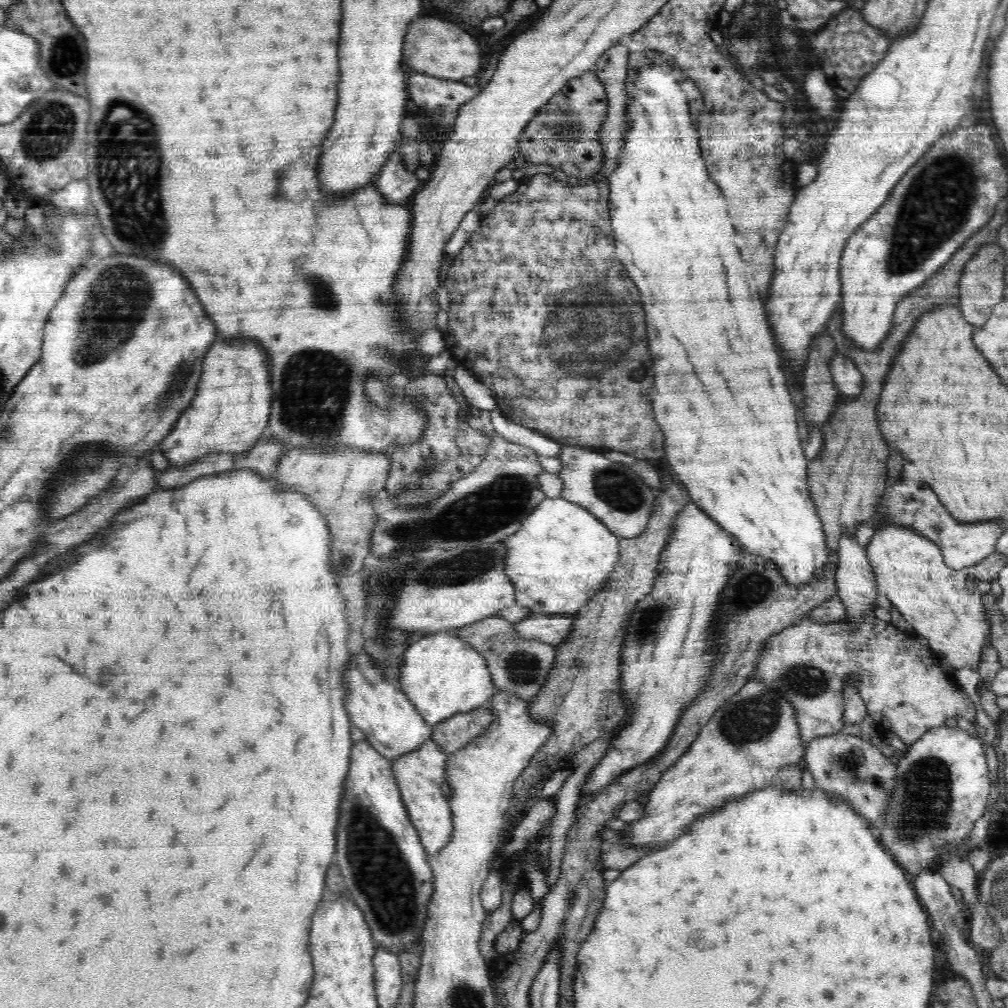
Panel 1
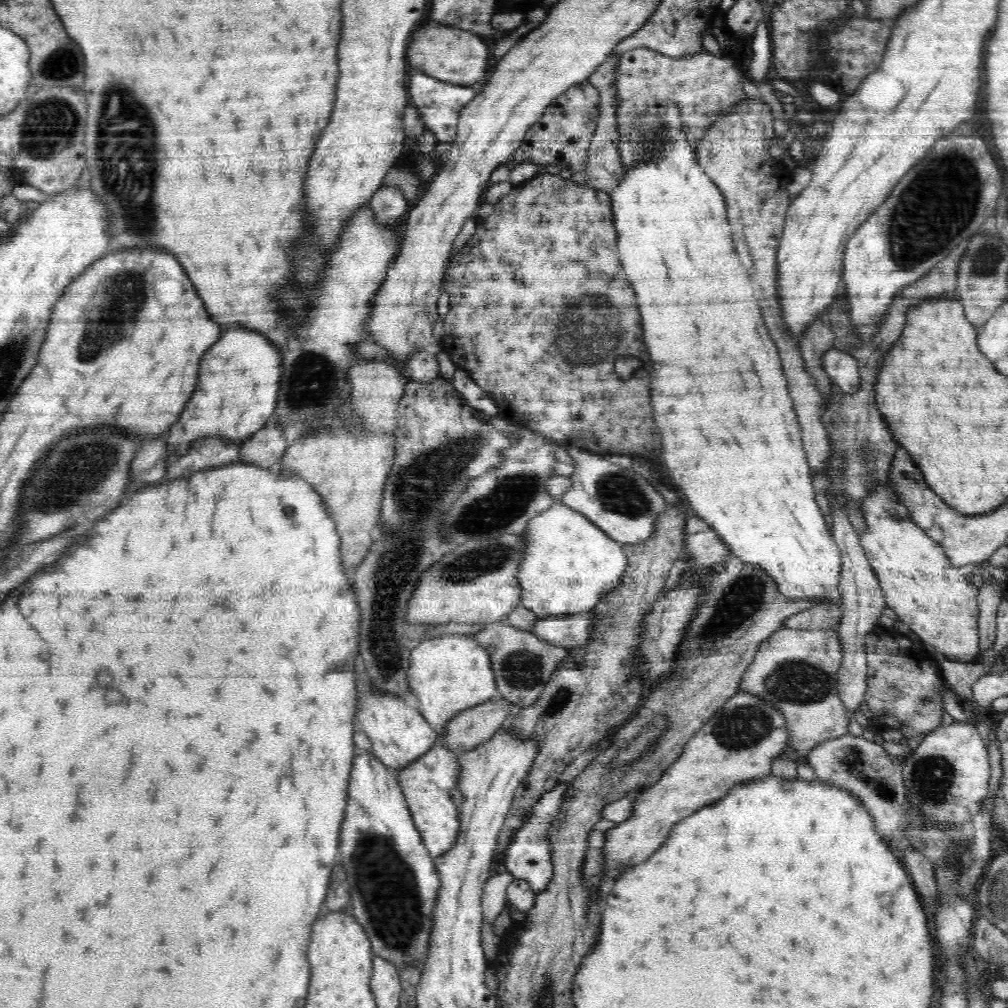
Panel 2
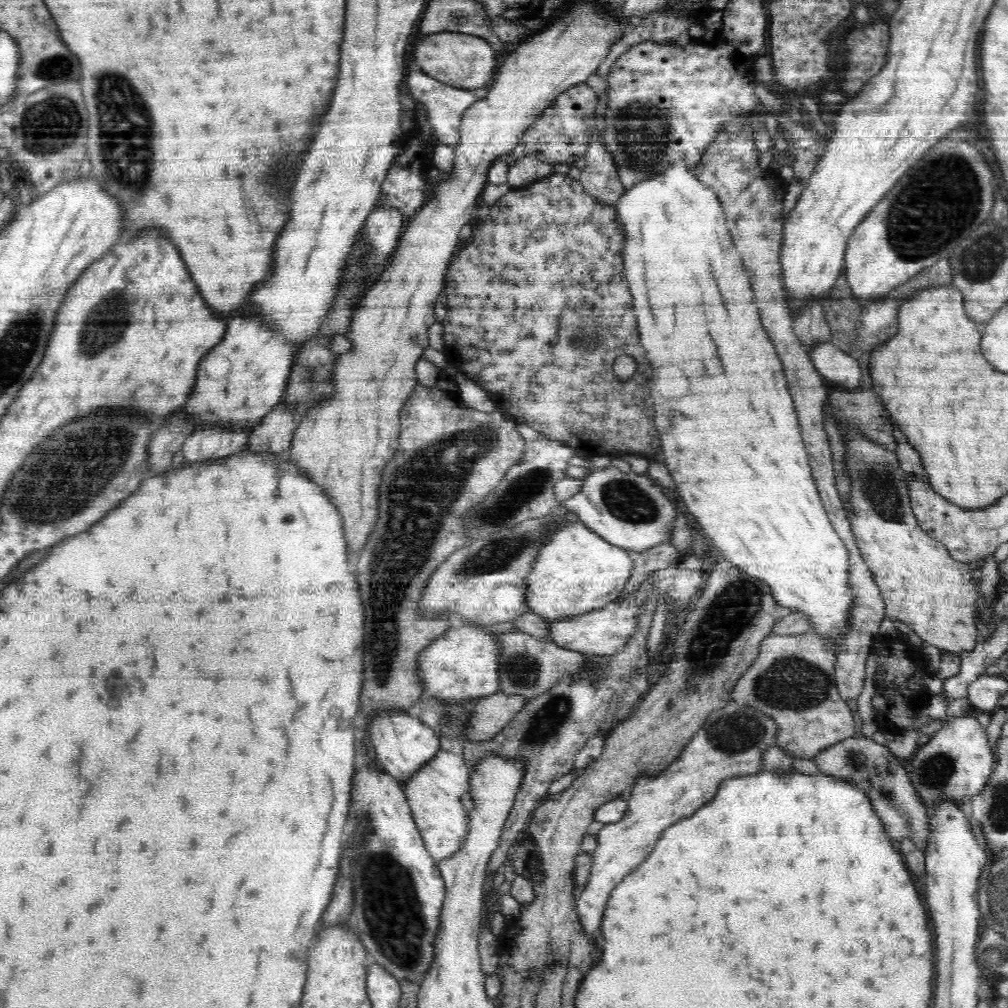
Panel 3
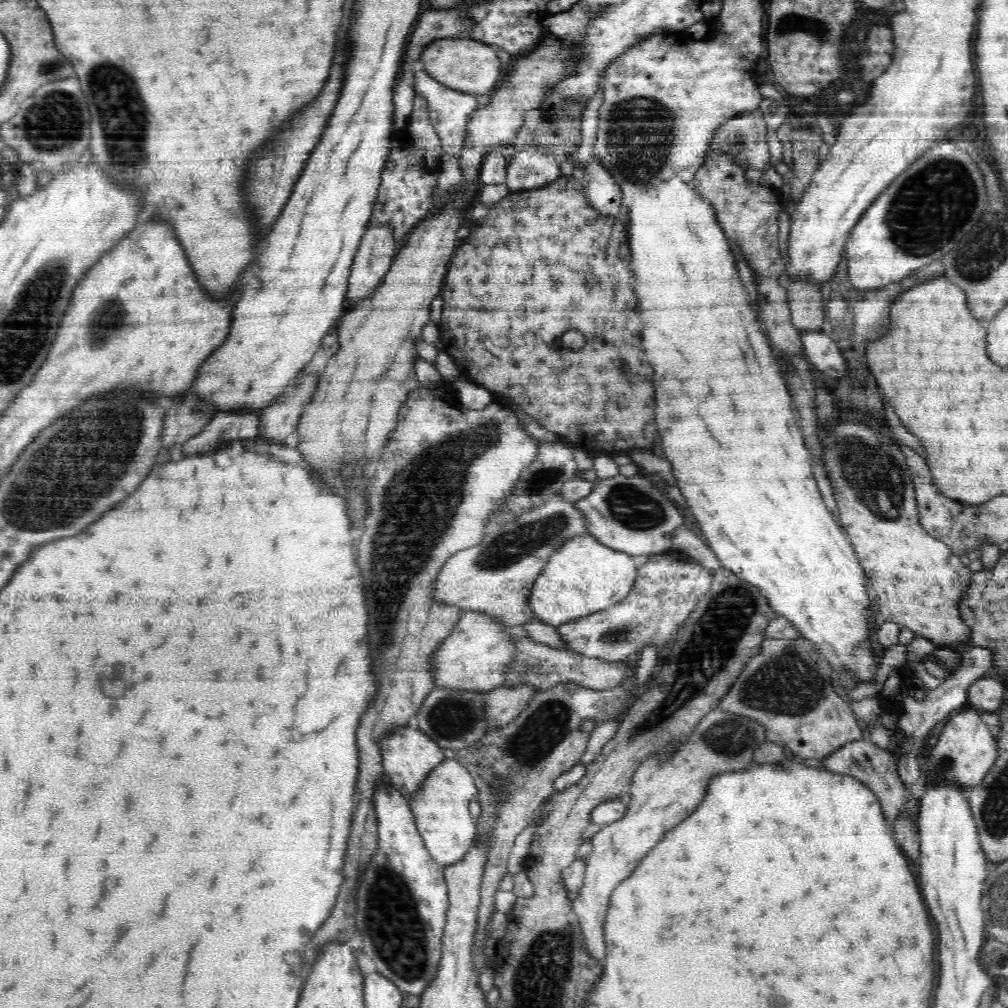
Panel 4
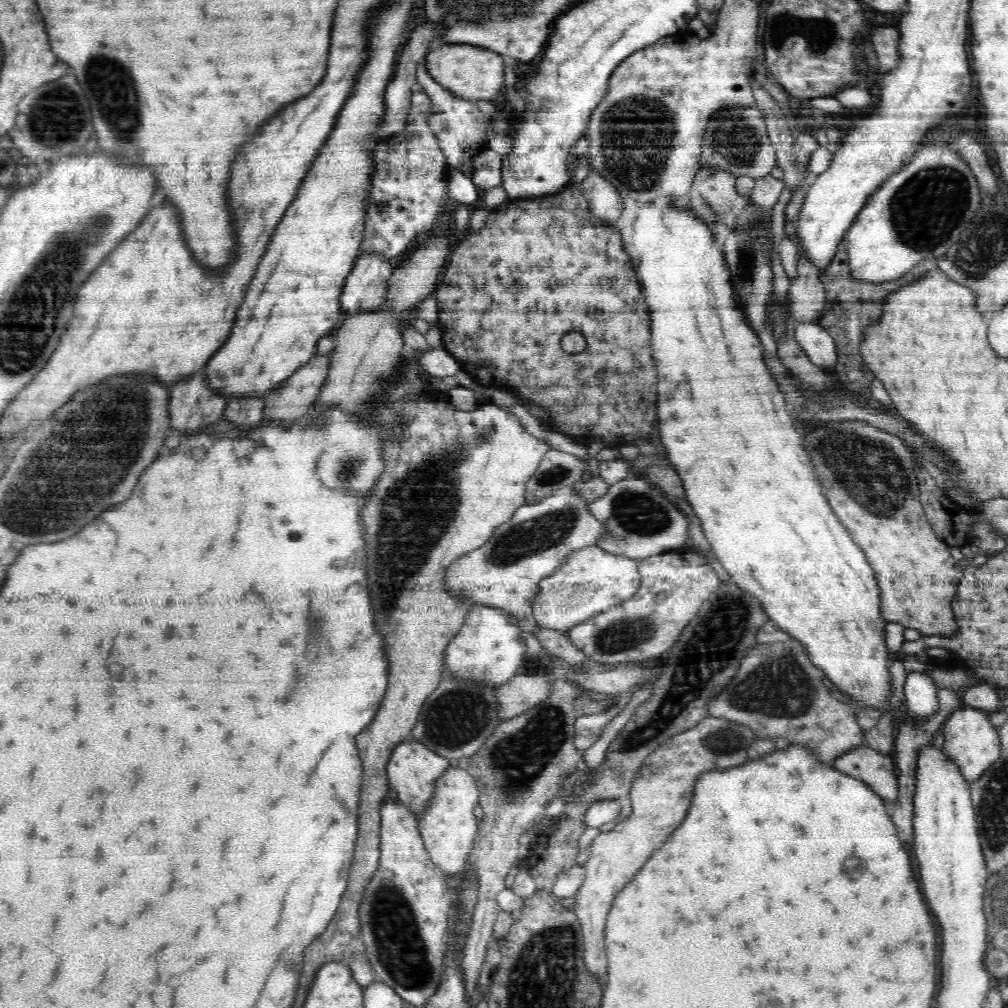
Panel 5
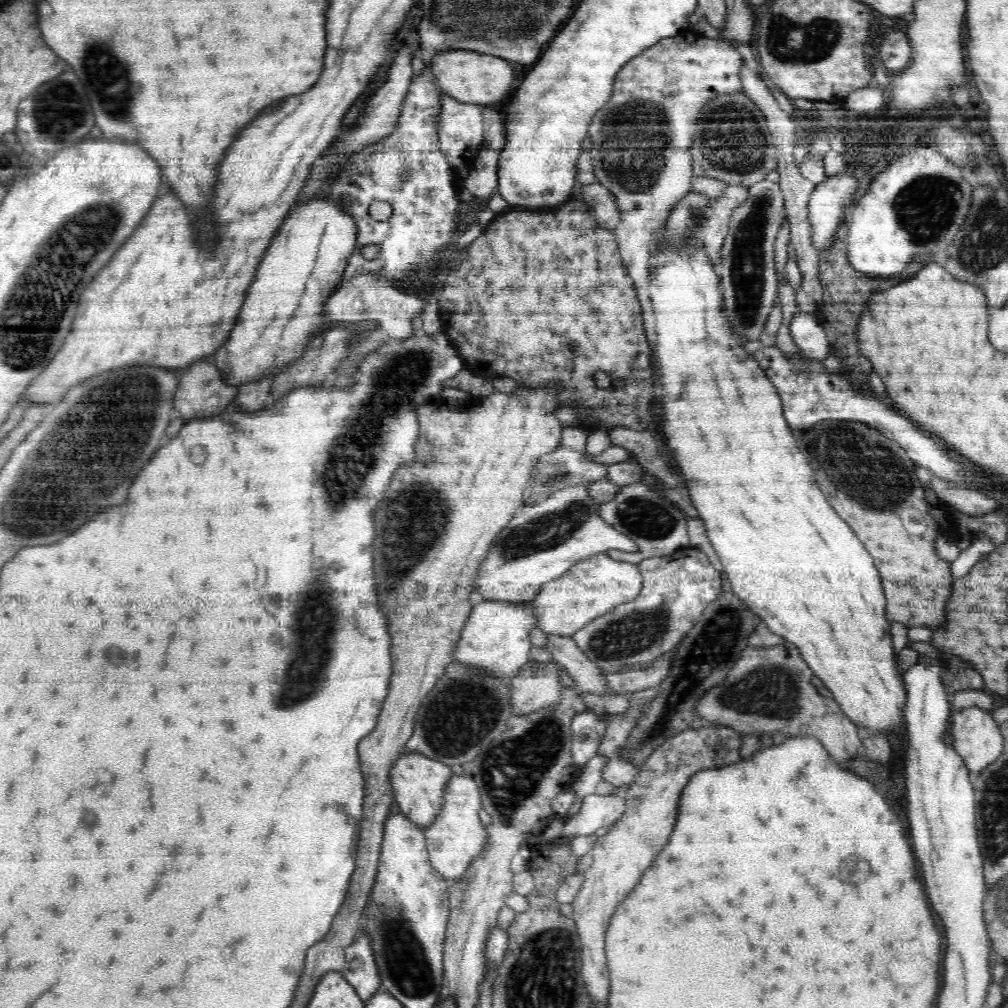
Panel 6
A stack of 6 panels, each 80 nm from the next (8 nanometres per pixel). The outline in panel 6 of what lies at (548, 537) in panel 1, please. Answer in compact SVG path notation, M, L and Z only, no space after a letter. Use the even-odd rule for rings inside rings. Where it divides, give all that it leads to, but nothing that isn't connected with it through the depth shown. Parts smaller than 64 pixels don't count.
M600 552L586 560L580 560L561 578L544 583L536 599L531 602L532 610L541 631L547 635L572 637L597 616L637 598L642 587L643 579L637 565L612 560L607 553Z

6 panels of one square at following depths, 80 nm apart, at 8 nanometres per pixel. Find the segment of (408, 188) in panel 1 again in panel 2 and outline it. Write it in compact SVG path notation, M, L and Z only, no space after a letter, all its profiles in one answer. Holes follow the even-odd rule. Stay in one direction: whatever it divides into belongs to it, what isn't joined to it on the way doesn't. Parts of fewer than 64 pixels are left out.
M382 184L372 196L369 207L376 217L376 225L394 227L405 216L408 202L399 188L388 188Z

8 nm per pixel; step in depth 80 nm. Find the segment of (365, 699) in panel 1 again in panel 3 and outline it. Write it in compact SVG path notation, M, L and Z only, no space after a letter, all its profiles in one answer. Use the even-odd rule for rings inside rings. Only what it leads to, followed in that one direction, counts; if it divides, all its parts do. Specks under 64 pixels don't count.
M386 710L372 715L374 718L370 720L367 730L377 756L378 766L404 787L424 764L428 764L438 754L439 736L422 724L422 721L415 716L415 712Z

